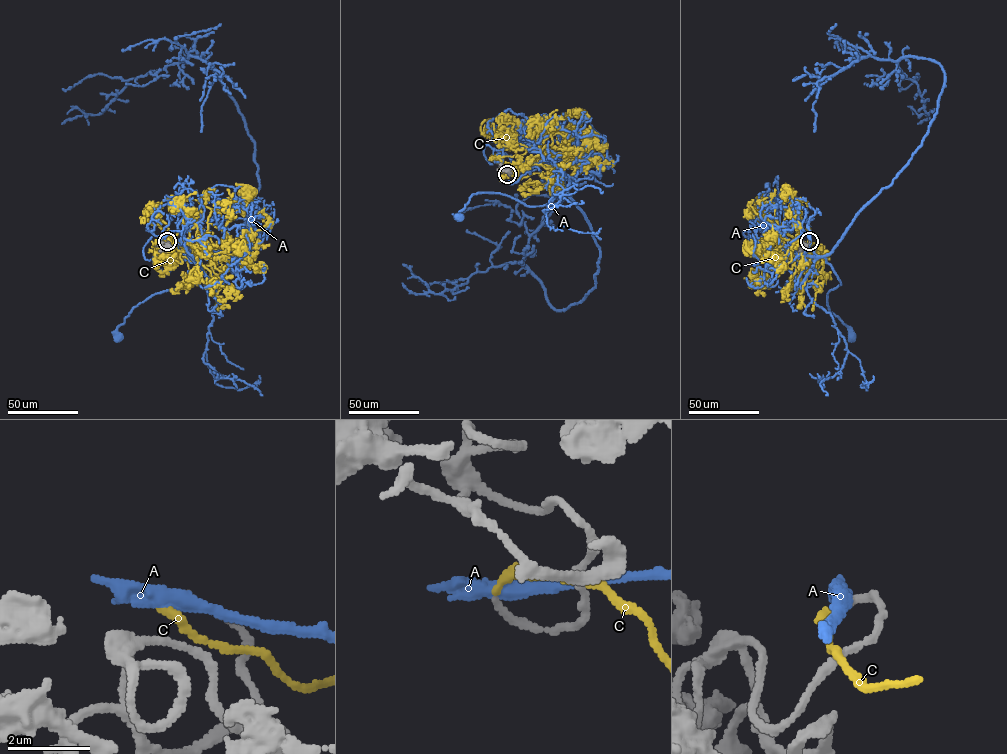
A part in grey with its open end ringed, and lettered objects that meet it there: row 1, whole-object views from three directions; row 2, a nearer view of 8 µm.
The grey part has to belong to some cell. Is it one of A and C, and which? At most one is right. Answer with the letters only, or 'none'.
C

